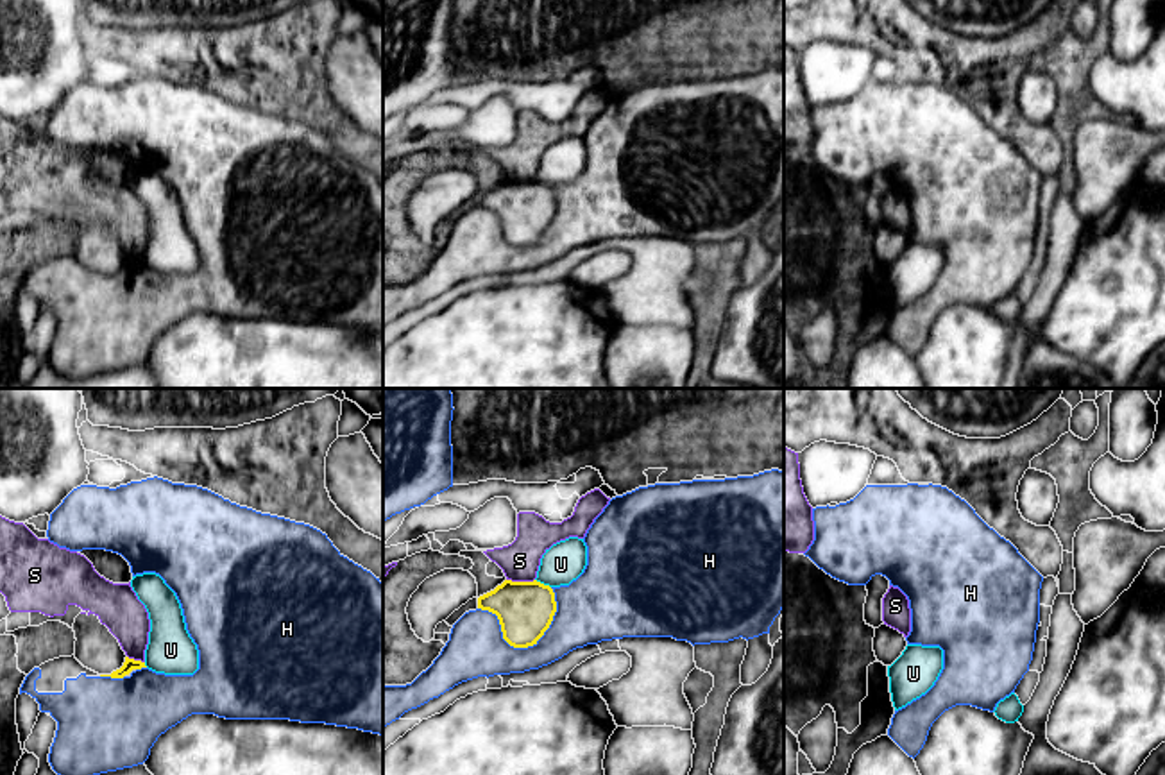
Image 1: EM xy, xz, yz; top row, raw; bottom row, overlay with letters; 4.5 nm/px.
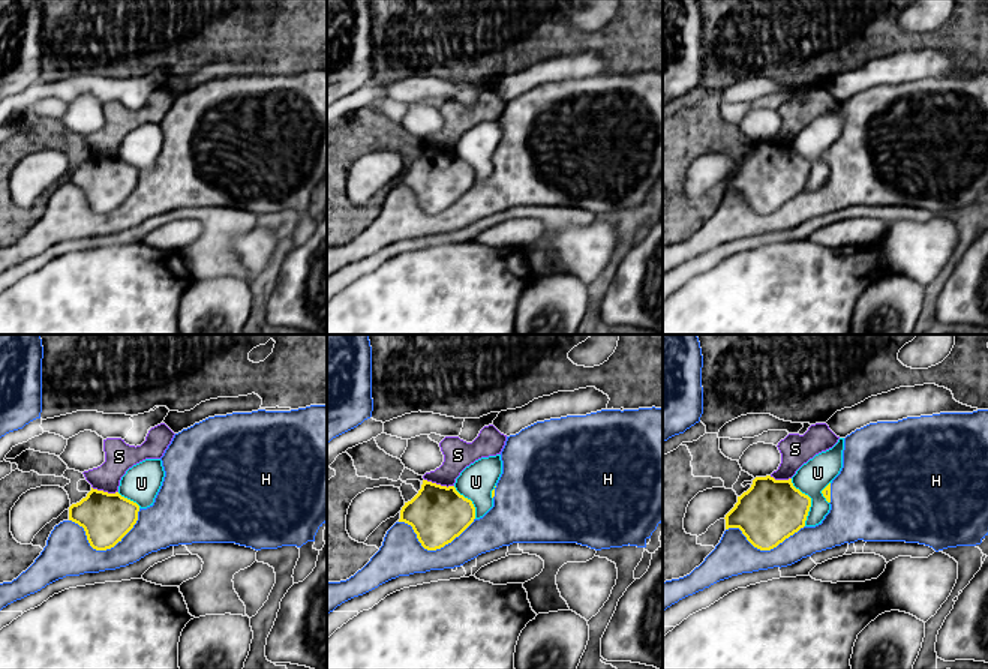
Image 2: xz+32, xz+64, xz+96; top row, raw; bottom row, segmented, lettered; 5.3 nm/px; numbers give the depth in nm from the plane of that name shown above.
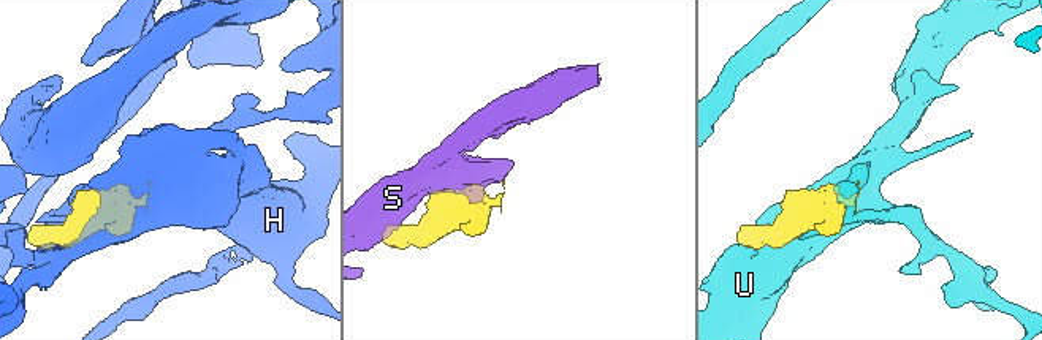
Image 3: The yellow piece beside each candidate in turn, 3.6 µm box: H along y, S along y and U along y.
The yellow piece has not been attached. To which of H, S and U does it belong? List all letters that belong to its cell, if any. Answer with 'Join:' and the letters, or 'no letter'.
Join: H

